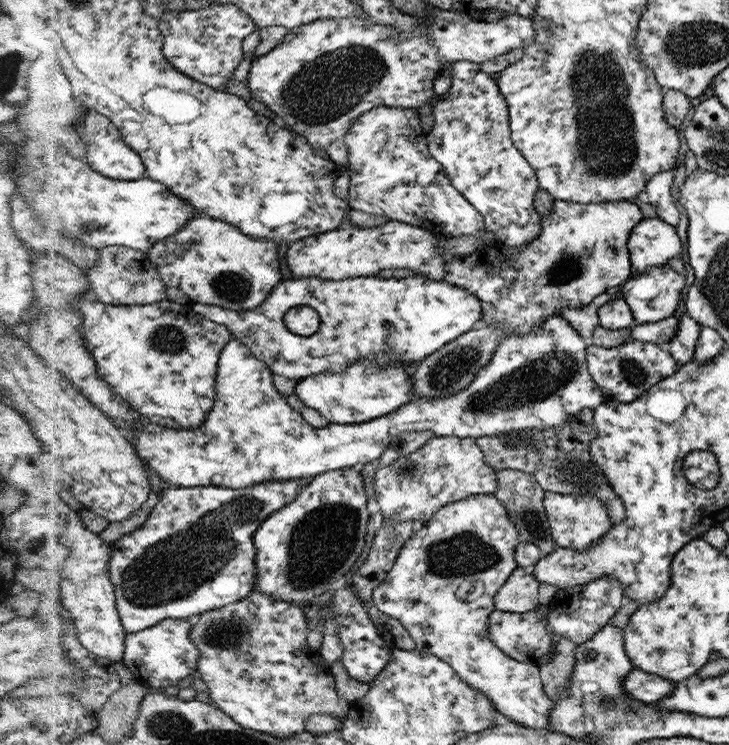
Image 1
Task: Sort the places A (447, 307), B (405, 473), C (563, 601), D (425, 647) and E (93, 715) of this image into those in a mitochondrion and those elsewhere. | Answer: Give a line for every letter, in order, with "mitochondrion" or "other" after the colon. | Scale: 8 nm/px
A: other
B: mitochondrion
C: other
D: other
E: other

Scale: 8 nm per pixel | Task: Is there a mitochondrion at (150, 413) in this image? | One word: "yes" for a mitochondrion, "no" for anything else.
no

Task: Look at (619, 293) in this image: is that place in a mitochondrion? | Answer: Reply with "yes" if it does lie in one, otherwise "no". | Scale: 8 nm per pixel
no

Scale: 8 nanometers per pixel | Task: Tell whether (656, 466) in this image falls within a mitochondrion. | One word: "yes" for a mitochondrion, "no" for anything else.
no

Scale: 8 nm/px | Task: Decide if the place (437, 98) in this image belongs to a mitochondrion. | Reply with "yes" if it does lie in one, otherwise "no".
no

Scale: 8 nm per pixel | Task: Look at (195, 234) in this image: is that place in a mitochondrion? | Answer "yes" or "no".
no

